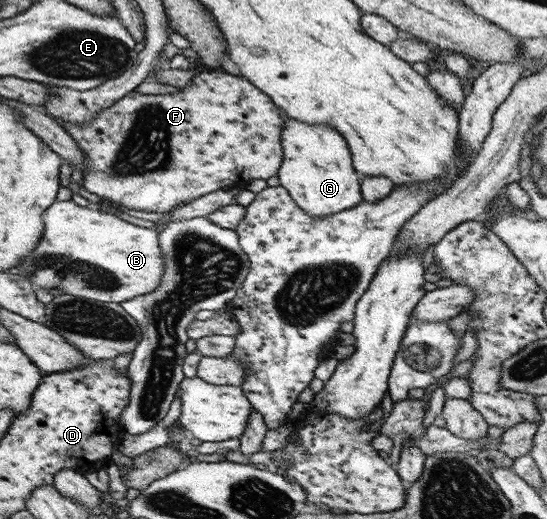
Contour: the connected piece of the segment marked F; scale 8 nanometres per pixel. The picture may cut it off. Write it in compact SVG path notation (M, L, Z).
M213 69L198 70L196 76L192 76L190 83L180 88L178 92L169 94L148 95L134 92L128 92L124 97L116 100L113 105L106 107L106 110L96 114L94 121L82 122L76 124L72 122L64 122L62 118L54 119L58 122L78 143L78 147L82 149L82 153L86 155L83 169L83 186L94 195L100 198L108 199L128 207L128 209L136 209L136 211L156 211L156 213L164 213L174 209L180 203L188 203L191 199L195 200L203 195L218 189L240 189L244 190L248 187L253 179L270 179L273 175L277 175L283 160L282 142L280 142L280 133L284 127L284 115L278 109L263 91L260 91L253 83L240 76L229 74L228 72L218 72Z

